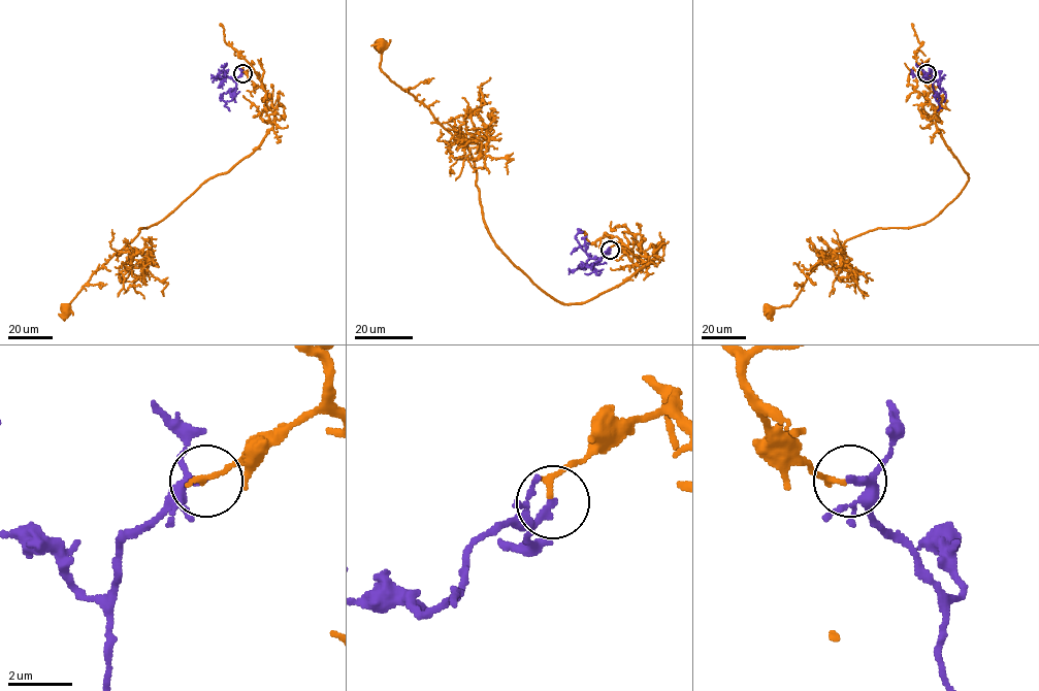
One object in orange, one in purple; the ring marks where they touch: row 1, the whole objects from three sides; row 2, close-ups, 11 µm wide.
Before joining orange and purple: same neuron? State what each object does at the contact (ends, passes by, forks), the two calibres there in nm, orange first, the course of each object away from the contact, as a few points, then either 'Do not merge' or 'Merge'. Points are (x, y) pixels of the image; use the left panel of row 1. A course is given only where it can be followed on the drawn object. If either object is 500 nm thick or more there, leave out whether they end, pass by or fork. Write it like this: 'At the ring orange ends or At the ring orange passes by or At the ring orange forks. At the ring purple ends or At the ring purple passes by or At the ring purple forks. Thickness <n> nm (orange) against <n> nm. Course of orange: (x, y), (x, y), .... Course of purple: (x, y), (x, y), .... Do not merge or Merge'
At the ring orange ends. At the ring purple passes by. Thickness 170 nm (orange) against 170 nm. Course of orange: (242, 73), (252, 69), (271, 102), (273, 126), (261, 142), (160, 222), (140, 228), (65, 310). Course of purple: (242, 73), (235, 81), (225, 74), (217, 77), (218, 69). Do not merge

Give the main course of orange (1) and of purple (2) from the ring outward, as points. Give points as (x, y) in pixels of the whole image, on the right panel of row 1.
1: (926, 73), (936, 126), (966, 186), (928, 222), (848, 239), (789, 305), (769, 310)
2: (927, 73), (933, 81), (930, 74), (918, 77), (911, 73), (910, 69)

